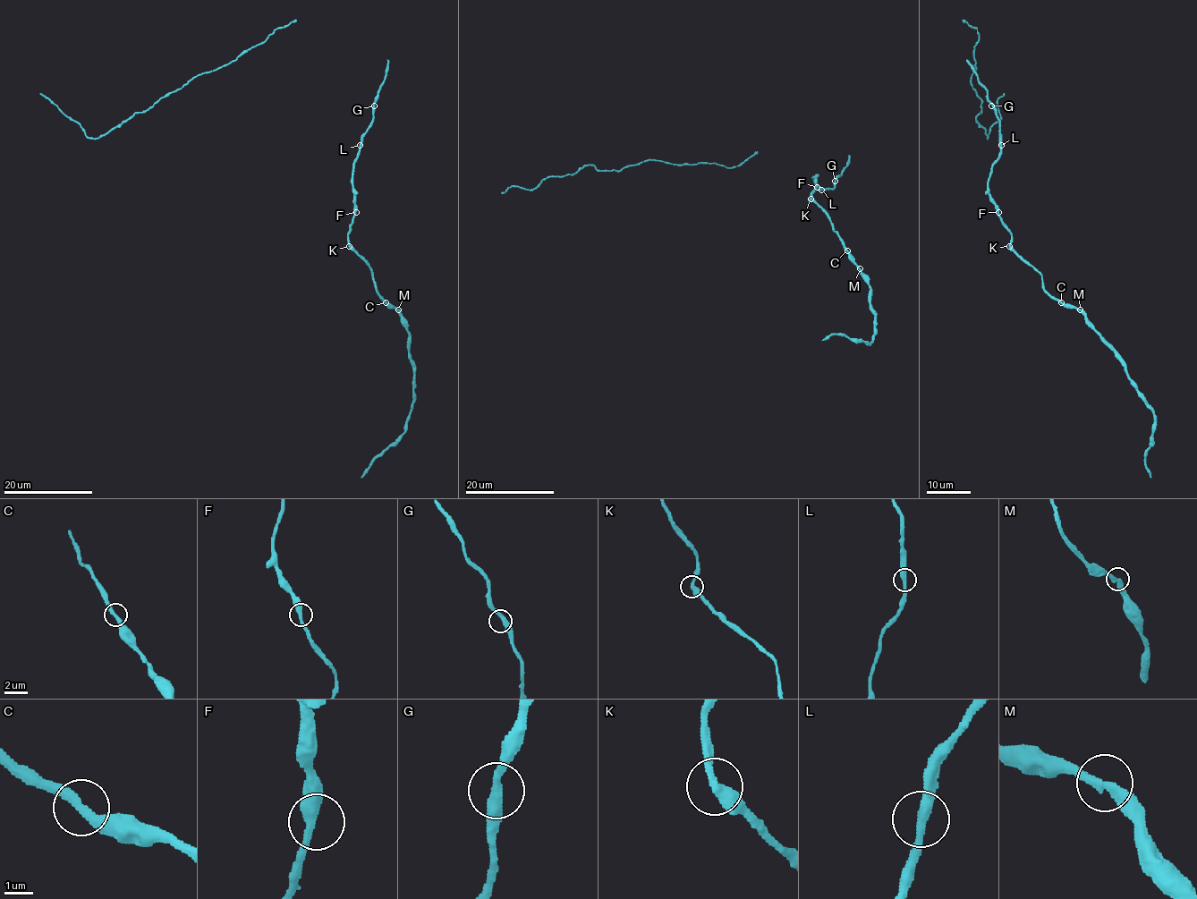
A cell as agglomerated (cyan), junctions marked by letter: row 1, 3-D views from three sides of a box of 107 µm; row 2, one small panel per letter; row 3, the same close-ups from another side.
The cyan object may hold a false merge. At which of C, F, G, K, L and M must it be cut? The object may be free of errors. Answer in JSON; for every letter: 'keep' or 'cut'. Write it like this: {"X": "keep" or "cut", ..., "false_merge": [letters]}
{"C": "keep", "F": "keep", "G": "keep", "K": "keep", "L": "keep", "M": "keep", "false_merge": []}

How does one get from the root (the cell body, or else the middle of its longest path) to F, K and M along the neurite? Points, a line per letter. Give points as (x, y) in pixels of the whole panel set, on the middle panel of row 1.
F: (835, 184), (833, 188), (820, 190), (814, 177), (817, 187)
K: (835, 184), (833, 188), (820, 190), (814, 177), (815, 188), (810, 199)
M: (835, 184), (833, 188), (820, 190), (814, 177), (815, 188), (810, 200), (812, 199), (827, 215), (859, 269)

